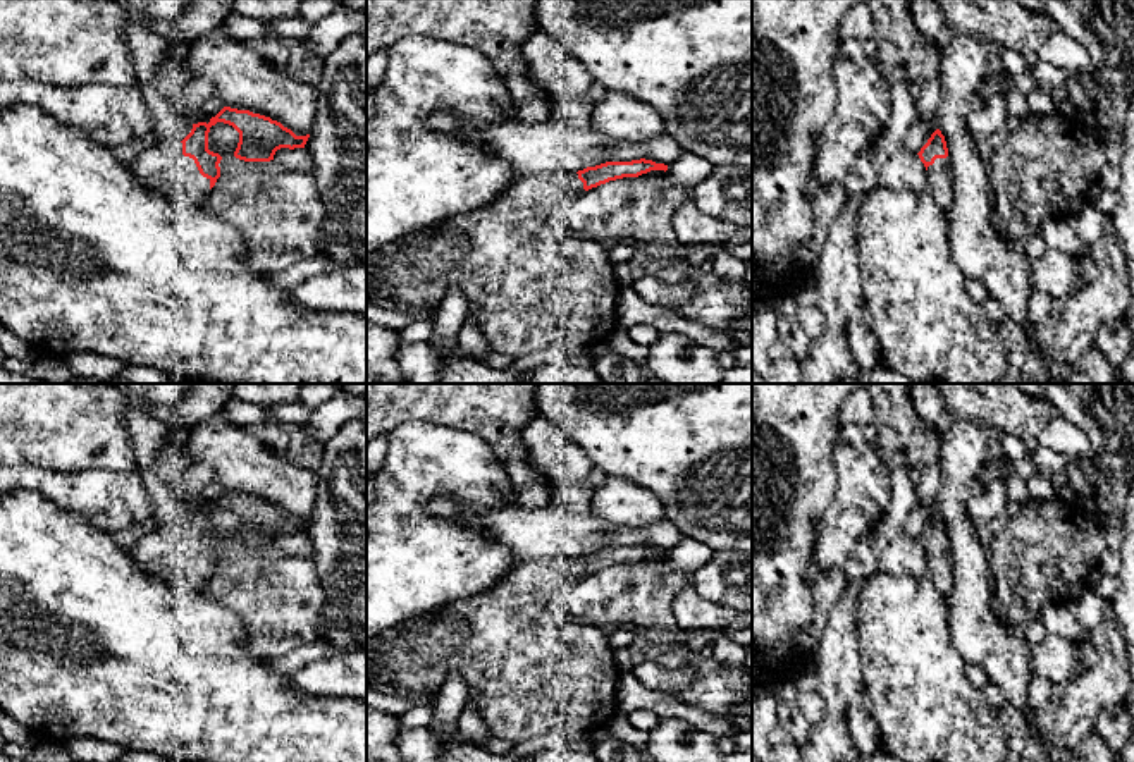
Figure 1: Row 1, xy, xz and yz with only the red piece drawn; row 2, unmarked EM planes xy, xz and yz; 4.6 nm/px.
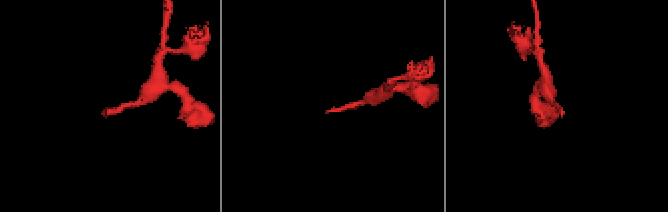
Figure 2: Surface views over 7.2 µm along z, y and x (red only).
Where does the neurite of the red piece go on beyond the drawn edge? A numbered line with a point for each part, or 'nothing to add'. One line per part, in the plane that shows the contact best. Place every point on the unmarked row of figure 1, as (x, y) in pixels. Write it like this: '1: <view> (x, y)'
1: xy (162, 553)

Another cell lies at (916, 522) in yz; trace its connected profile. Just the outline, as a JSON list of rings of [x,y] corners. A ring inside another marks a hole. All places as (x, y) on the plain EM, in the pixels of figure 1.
[[[934,502],[917,504],[903,519],[902,533],[919,538],[931,519],[940,514]]]

